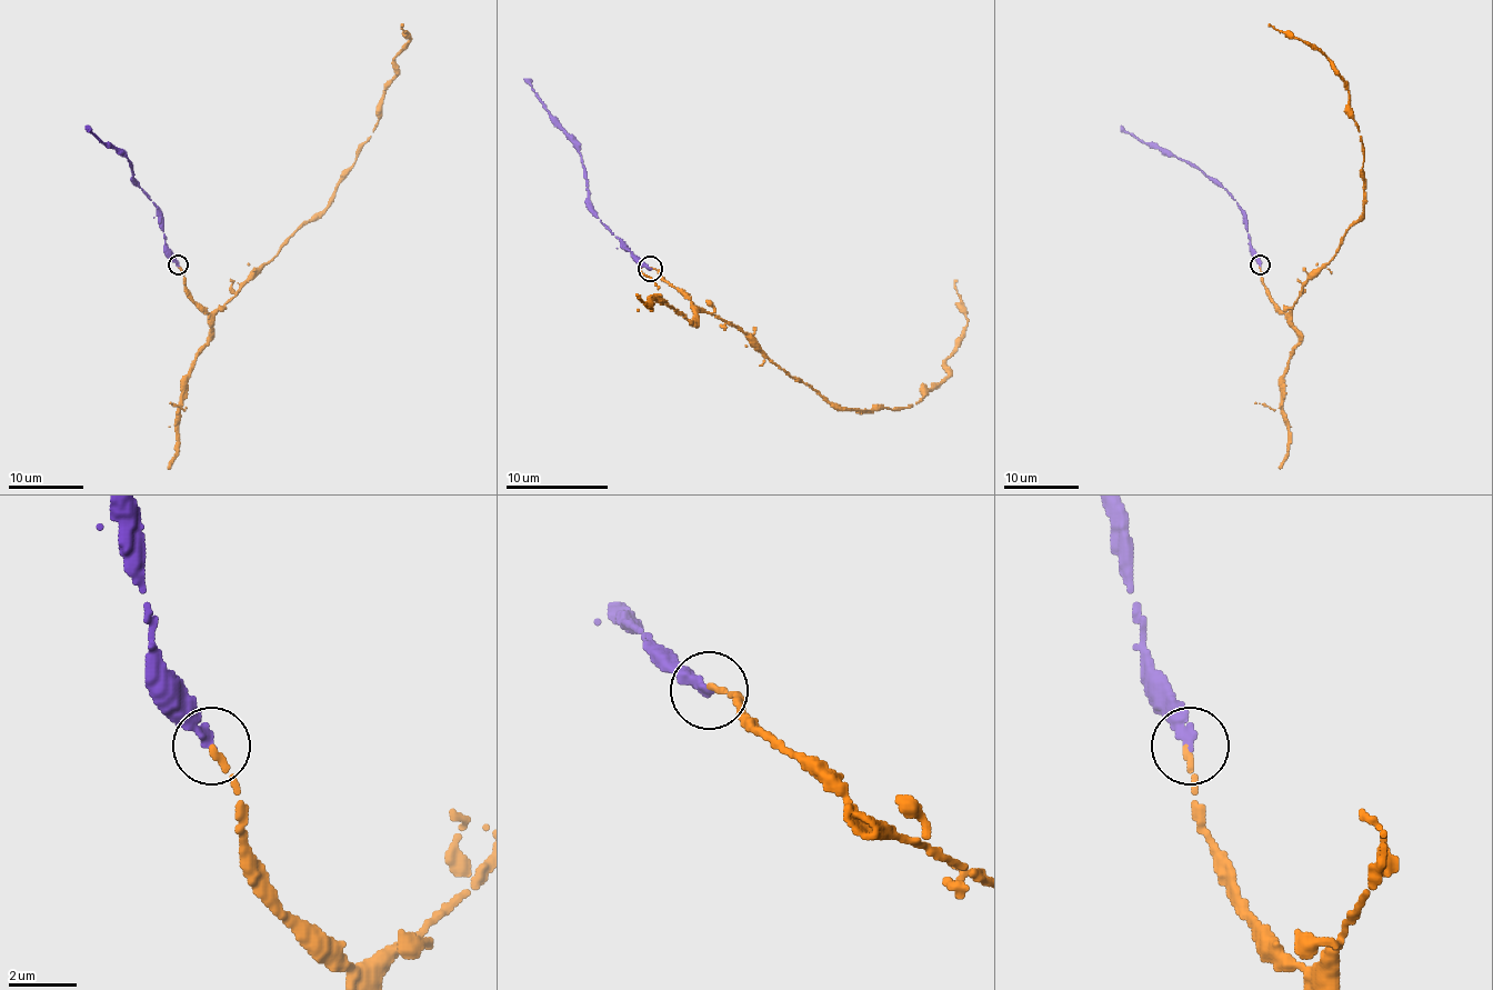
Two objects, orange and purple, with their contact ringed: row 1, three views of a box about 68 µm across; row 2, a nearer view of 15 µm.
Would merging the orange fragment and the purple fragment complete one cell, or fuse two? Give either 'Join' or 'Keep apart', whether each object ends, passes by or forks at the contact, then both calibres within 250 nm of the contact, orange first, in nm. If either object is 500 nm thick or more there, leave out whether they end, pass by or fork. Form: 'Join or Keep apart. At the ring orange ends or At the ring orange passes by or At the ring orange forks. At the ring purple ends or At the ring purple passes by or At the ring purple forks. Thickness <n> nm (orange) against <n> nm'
Join. At the ring orange ends. At the ring purple ends. Thickness 190 nm (orange) against 320 nm

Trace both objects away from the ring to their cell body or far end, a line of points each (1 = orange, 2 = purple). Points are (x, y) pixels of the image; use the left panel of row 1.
1: (178, 264), (190, 298), (213, 313), (327, 207), (373, 132), (394, 59), (411, 40), (403, 23)
2: (178, 264), (164, 242), (162, 216), (134, 182), (126, 156), (102, 143), (86, 127)

